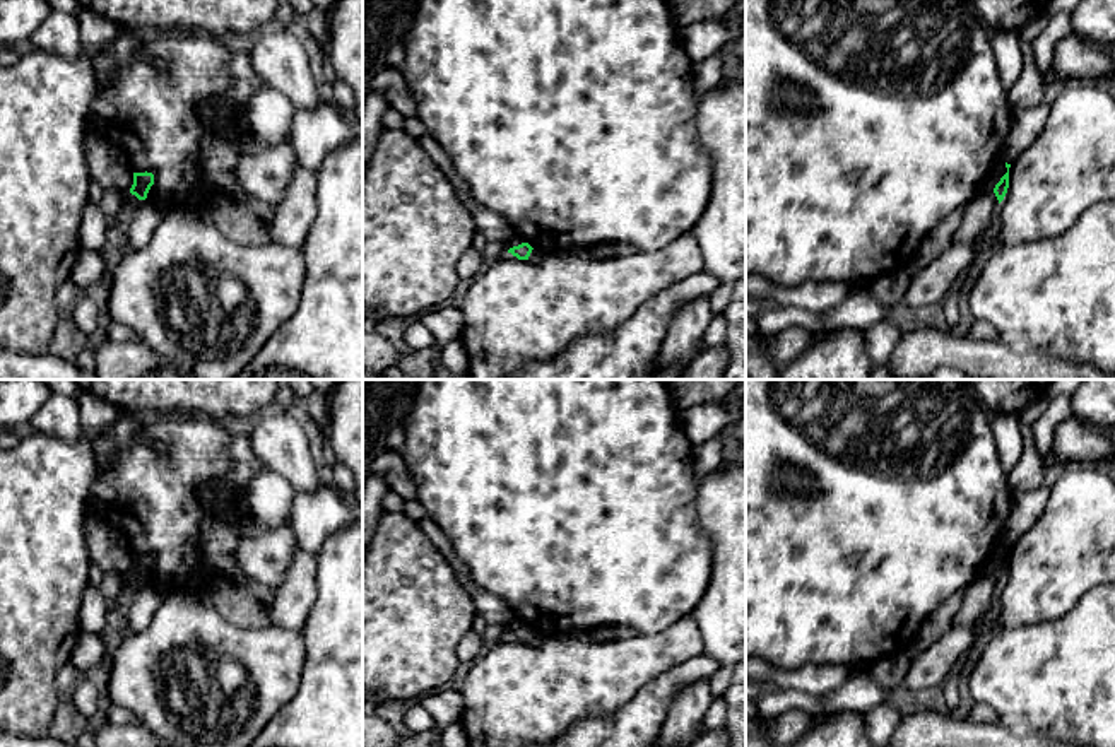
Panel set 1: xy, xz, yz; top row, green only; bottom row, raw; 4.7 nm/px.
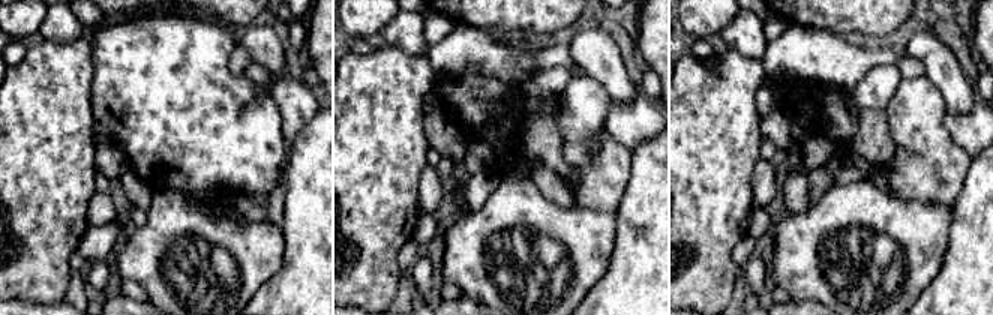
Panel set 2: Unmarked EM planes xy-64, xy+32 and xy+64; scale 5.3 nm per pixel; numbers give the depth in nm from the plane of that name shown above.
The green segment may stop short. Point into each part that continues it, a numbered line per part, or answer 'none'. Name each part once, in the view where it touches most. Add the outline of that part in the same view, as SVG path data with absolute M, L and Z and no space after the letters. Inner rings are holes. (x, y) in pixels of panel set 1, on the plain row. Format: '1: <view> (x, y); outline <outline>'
none

